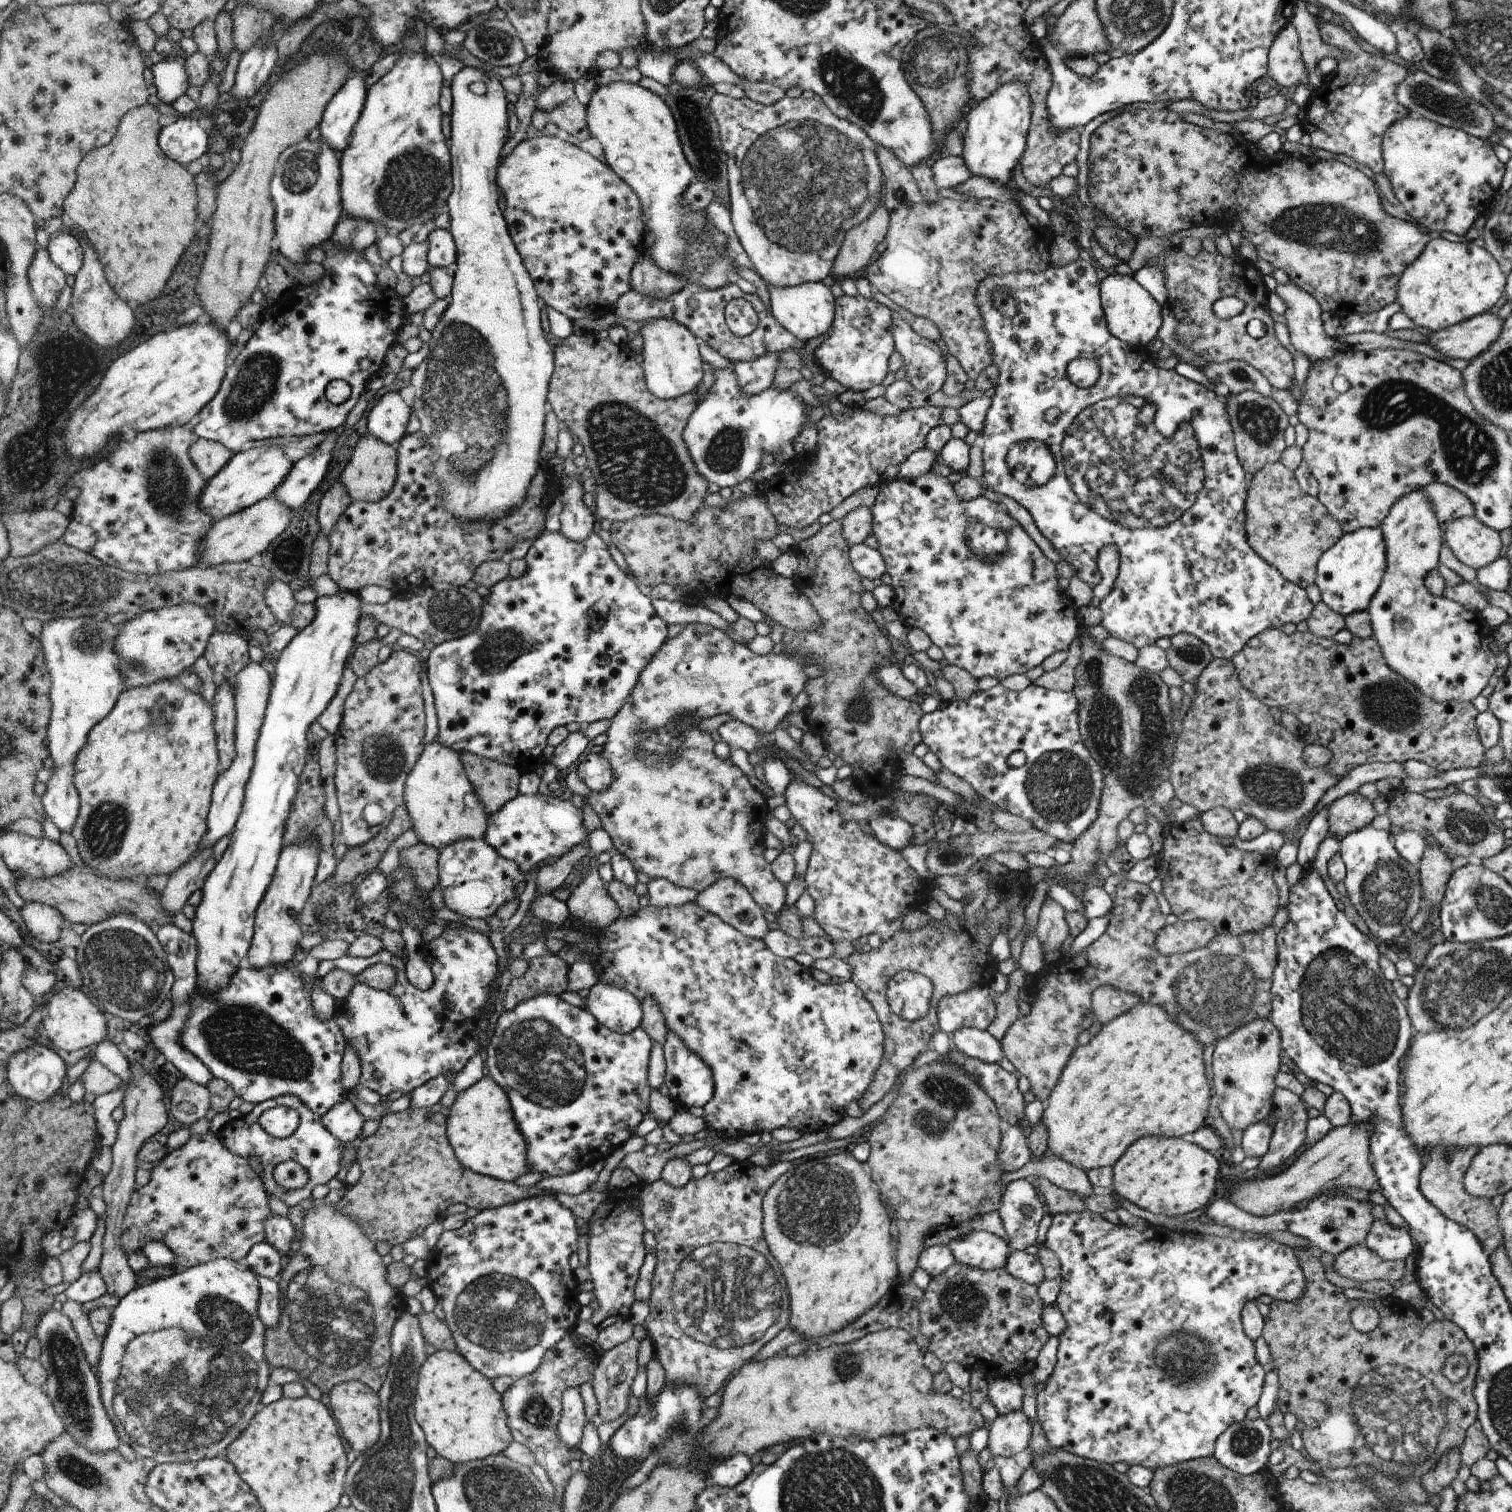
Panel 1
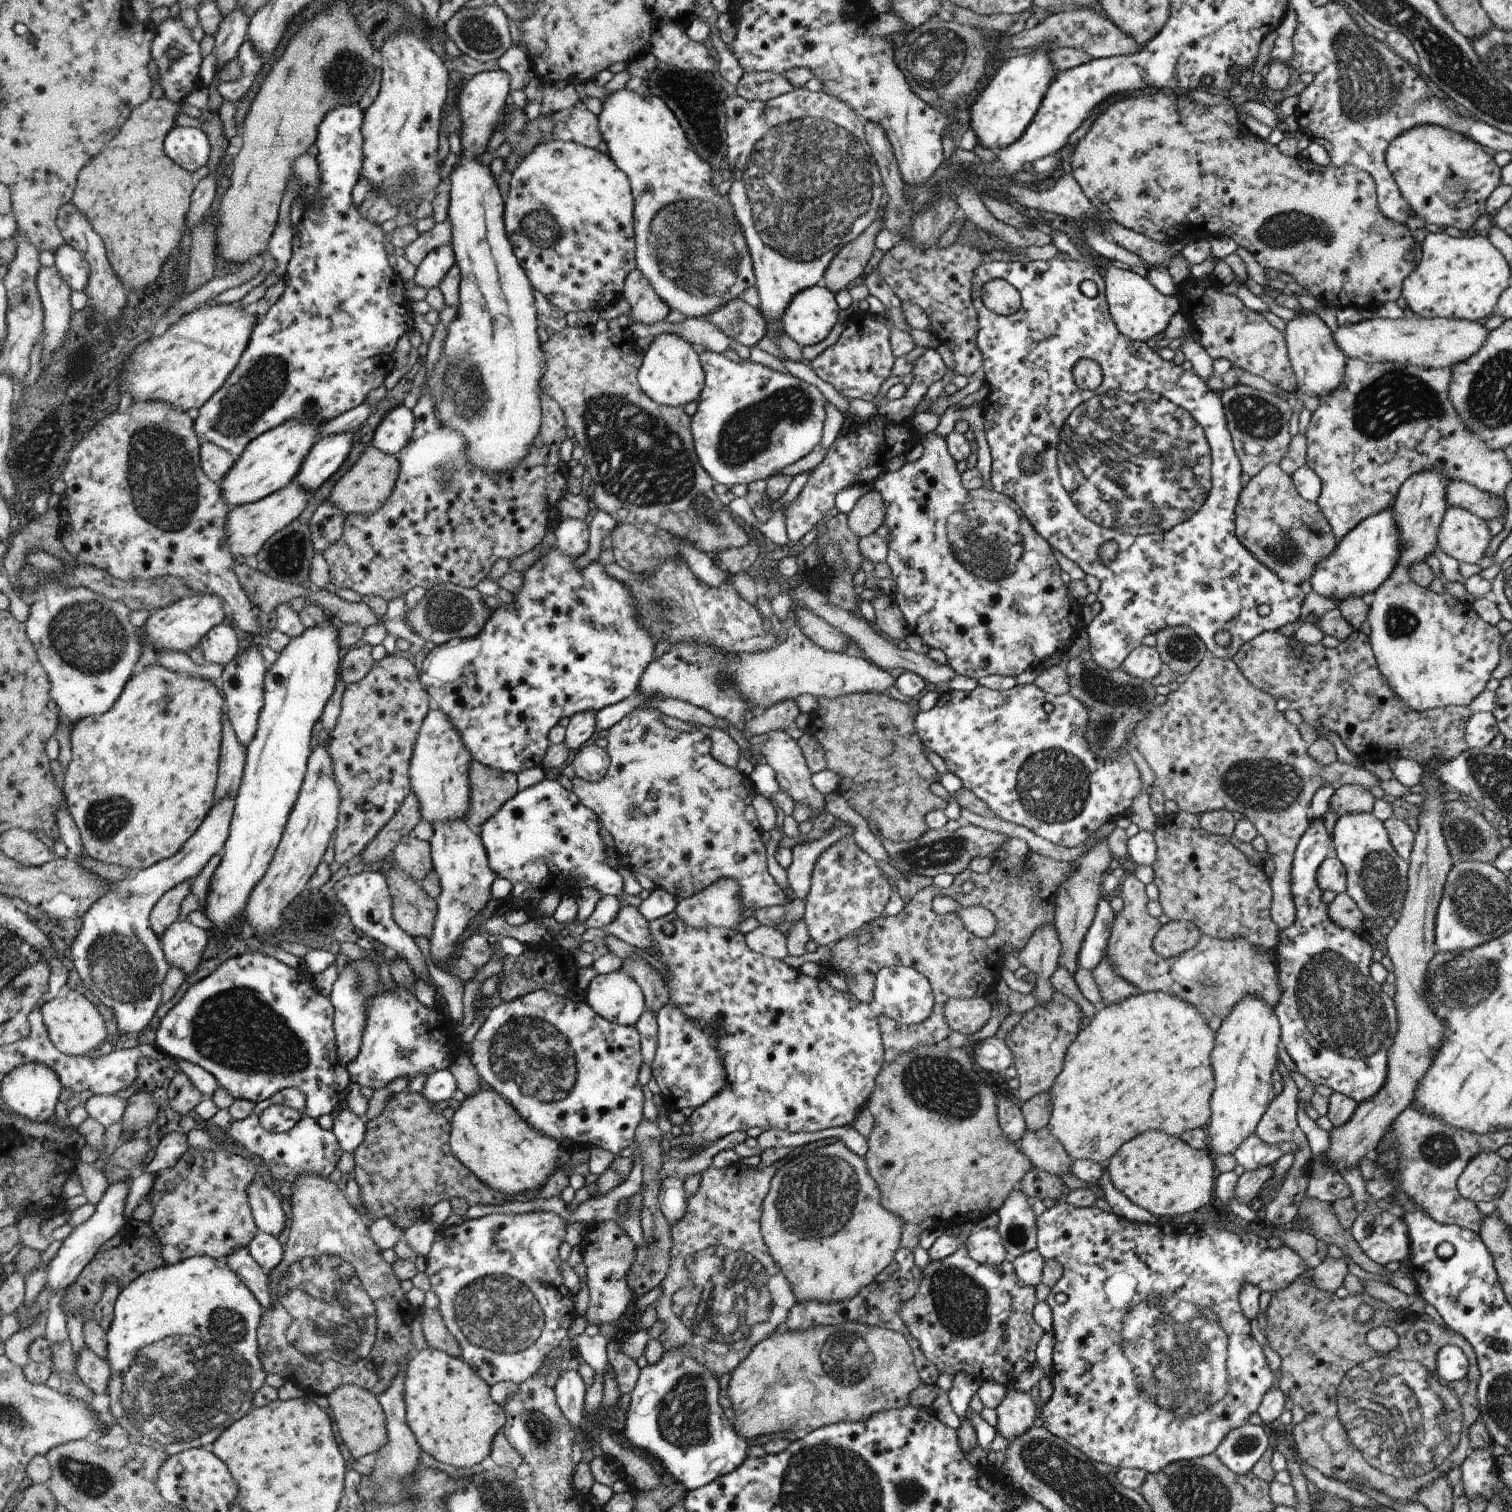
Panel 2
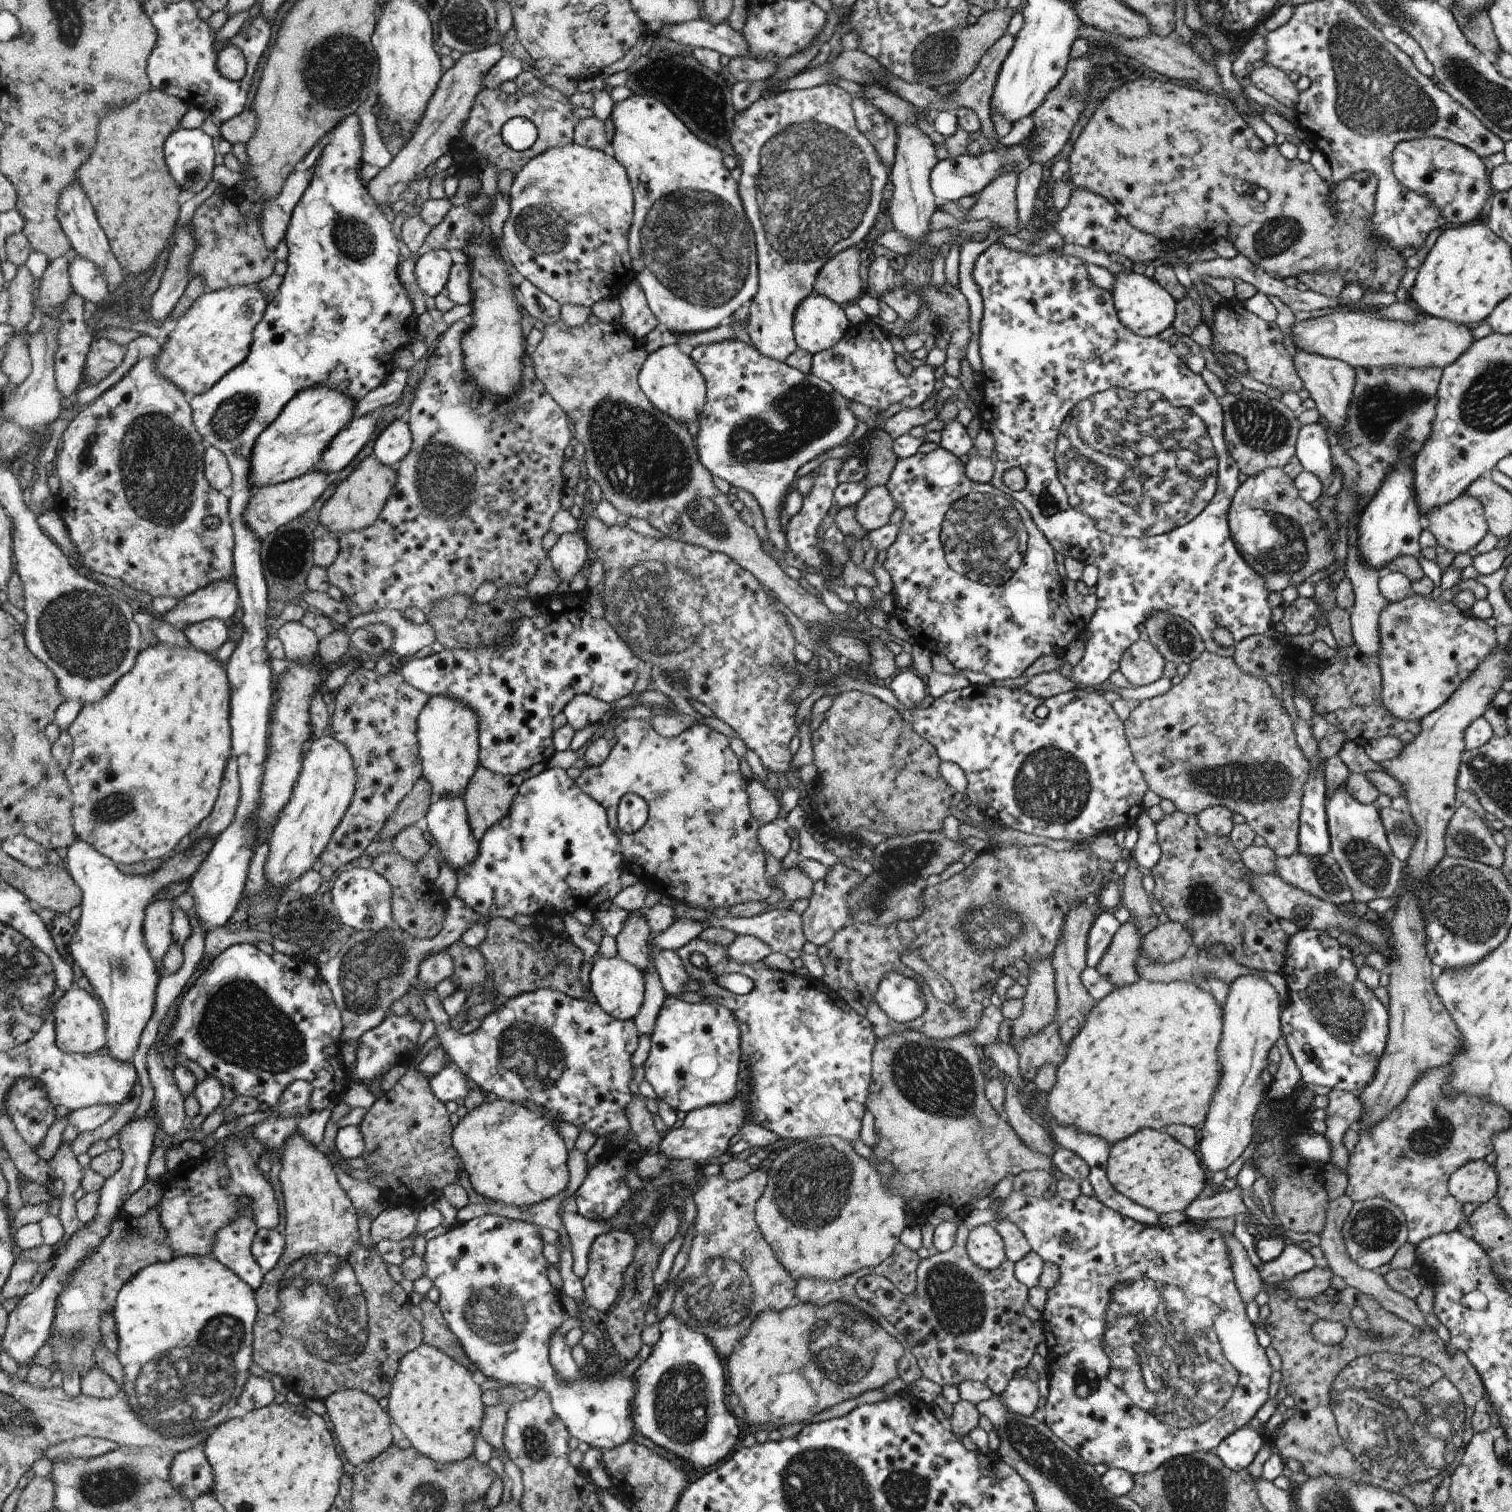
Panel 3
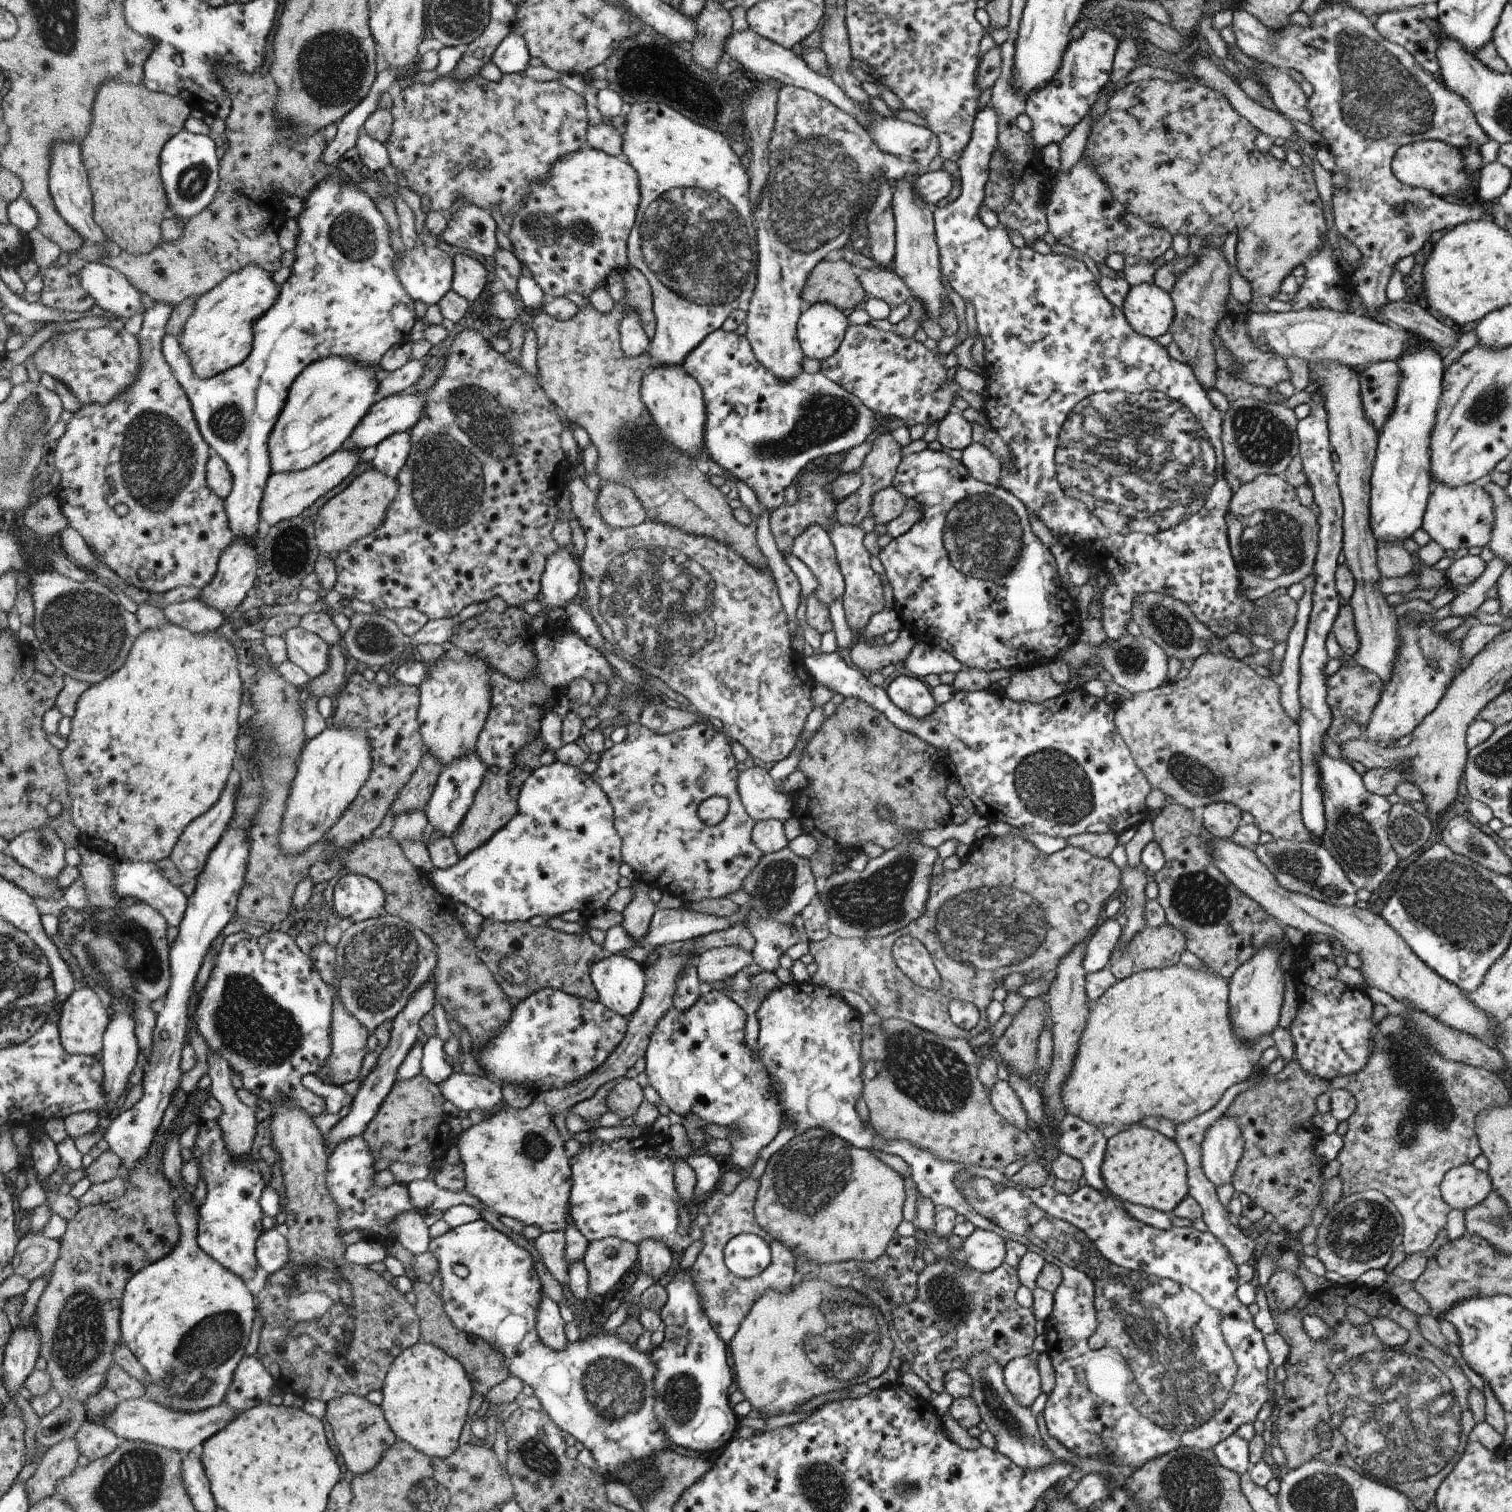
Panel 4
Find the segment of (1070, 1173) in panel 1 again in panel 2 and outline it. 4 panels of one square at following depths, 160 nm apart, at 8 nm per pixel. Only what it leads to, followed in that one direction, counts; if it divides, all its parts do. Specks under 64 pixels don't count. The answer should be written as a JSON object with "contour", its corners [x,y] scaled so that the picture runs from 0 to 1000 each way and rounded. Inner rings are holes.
{"contour":[[[692,745],[686,748],[679,747],[673,759],[681,767],[683,772],[701,779],[707,775],[710,769],[705,760],[693,749]]]}

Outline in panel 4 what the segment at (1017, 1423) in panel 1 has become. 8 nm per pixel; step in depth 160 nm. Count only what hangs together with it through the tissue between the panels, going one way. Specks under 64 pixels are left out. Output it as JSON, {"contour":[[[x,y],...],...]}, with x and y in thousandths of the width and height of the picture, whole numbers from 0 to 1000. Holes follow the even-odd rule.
{"contour":[[[680,897],[669,899],[663,905],[664,914],[669,923],[677,931],[684,930],[688,921],[688,911],[686,900]]]}

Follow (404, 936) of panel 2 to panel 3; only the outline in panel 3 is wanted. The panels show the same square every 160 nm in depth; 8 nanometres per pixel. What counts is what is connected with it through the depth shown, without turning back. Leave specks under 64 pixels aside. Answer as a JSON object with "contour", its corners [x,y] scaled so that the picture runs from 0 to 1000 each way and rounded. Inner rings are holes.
{"contour":[[[233,574],[220,582],[220,597],[226,609],[235,616],[253,616],[261,612],[259,604],[260,585],[247,575]],[[288,653],[282,655],[279,659],[288,676],[288,684],[291,687],[292,693],[299,703],[321,724],[327,722],[329,726],[340,729],[345,730],[348,728],[360,731],[370,742],[376,742],[383,748],[388,747],[395,753],[403,753],[400,764],[413,758],[412,755],[417,747],[414,733],[420,726],[417,722],[418,701],[423,692],[423,684],[419,675],[412,675],[403,672],[392,661],[380,661],[368,654],[358,653],[336,661],[334,664],[321,671],[317,679],[312,683],[306,684],[298,680],[296,671]]]}

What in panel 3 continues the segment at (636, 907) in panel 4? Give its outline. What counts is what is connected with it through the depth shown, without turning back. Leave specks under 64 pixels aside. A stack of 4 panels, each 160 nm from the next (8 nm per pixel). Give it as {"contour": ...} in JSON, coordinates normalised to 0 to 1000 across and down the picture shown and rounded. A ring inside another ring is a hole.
{"contour":[[[422,603],[414,604],[412,614],[407,620],[408,631],[411,635],[422,640],[427,646],[427,642],[431,637],[429,623],[430,623],[430,614],[426,606]]]}

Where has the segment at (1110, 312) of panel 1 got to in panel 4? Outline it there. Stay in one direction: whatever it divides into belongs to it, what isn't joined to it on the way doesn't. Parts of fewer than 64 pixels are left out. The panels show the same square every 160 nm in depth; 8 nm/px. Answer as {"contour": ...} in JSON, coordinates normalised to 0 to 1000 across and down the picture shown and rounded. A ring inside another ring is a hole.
{"contour":[[[765,187],[748,189],[741,204],[747,216],[761,224],[772,220],[777,210],[777,202],[773,193]]]}

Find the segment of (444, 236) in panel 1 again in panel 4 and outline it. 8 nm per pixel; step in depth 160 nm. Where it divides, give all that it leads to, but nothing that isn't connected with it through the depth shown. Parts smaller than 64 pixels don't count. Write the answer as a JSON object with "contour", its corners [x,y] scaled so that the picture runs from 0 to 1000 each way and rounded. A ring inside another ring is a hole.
{"contour":[[[278,163],[274,165],[269,165],[266,173],[263,175],[263,182],[268,188],[269,193],[274,199],[279,199],[282,202],[290,201],[299,192],[299,171],[294,165],[288,163]]]}

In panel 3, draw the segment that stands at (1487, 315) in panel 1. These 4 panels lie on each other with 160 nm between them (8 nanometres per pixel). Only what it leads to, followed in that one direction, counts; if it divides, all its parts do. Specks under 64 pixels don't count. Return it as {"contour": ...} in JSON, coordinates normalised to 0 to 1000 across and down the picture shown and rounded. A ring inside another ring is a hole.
{"contour":[[[880,206],[880,208],[864,211],[864,213],[856,214],[854,218],[854,222],[858,231],[862,232],[872,234],[874,235],[881,236],[888,238],[896,243],[906,243],[952,243],[955,243],[964,238],[972,228],[975,224],[970,215],[963,214],[962,213],[948,210],[943,208],[939,208],[937,212],[929,213],[927,212],[918,212],[917,210],[909,210],[909,208],[897,206]]]}

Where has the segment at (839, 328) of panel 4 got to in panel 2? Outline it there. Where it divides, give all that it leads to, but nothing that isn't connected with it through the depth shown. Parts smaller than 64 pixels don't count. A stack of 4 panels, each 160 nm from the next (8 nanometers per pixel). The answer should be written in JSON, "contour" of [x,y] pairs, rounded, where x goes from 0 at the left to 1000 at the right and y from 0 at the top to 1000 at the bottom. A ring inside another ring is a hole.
{"contour":[[[542,187],[529,193],[522,201],[517,216],[530,229],[541,228],[549,221],[556,204],[552,194]]]}

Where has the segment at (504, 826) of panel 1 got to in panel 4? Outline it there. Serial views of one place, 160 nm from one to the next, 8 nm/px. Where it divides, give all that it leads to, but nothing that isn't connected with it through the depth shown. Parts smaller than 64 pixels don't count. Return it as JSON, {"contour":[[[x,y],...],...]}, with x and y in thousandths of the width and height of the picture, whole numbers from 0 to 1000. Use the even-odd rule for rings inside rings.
{"contour":[[[366,503],[365,505],[360,506],[355,509],[353,509],[348,515],[347,520],[345,521],[344,526],[345,536],[343,536],[341,541],[337,542],[334,547],[332,547],[323,558],[319,558],[311,565],[306,567],[304,569],[296,575],[286,574],[283,578],[284,584],[286,584],[290,591],[292,593],[296,593],[300,597],[306,597],[309,600],[315,601],[315,603],[321,608],[325,609],[341,610],[349,609],[352,606],[358,606],[364,607],[376,603],[376,602],[382,602],[387,608],[393,606],[394,602],[401,601],[403,593],[409,589],[409,574],[411,571],[411,560],[411,554],[406,546],[406,536],[399,522],[390,512],[385,511],[383,508]]]}

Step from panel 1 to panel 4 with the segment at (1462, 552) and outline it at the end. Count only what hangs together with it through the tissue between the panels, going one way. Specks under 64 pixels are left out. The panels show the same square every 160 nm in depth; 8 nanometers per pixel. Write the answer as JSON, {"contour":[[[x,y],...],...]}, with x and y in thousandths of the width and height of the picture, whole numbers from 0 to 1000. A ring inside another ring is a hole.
{"contour":[[[950,319],[947,322],[940,348],[947,358],[956,364],[966,364],[974,361],[983,361],[986,358],[987,347],[987,329],[976,319],[958,322]]]}

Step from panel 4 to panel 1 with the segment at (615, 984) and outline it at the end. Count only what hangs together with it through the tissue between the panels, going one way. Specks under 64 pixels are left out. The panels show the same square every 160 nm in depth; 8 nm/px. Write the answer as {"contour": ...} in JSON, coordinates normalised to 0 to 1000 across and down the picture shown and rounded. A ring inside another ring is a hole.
{"contour":[[[394,650],[387,663],[395,675],[407,683],[415,685],[424,679],[426,673],[425,661],[422,661],[414,654]]]}

